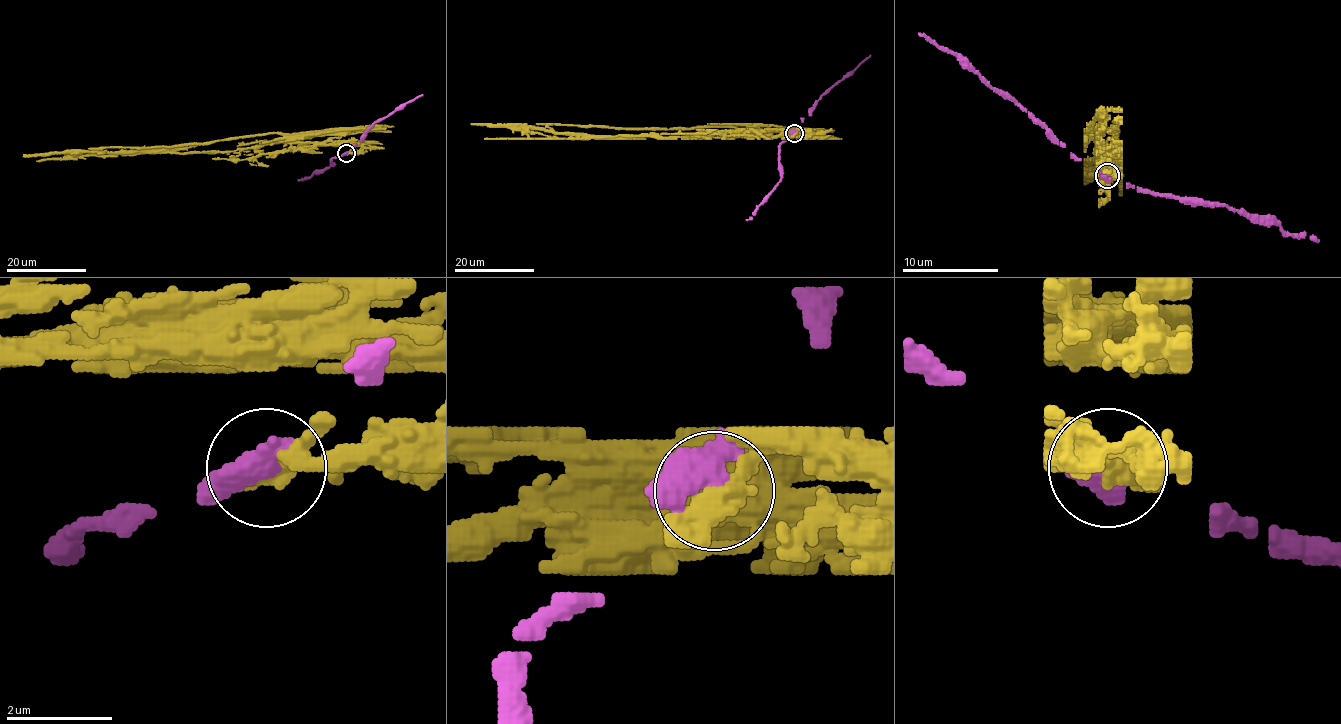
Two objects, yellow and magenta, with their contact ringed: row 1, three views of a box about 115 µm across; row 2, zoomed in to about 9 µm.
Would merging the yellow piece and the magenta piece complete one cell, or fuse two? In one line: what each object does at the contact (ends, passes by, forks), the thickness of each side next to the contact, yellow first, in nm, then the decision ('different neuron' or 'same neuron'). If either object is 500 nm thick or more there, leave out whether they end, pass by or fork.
calibres 400 and 550 nm; different neuron

